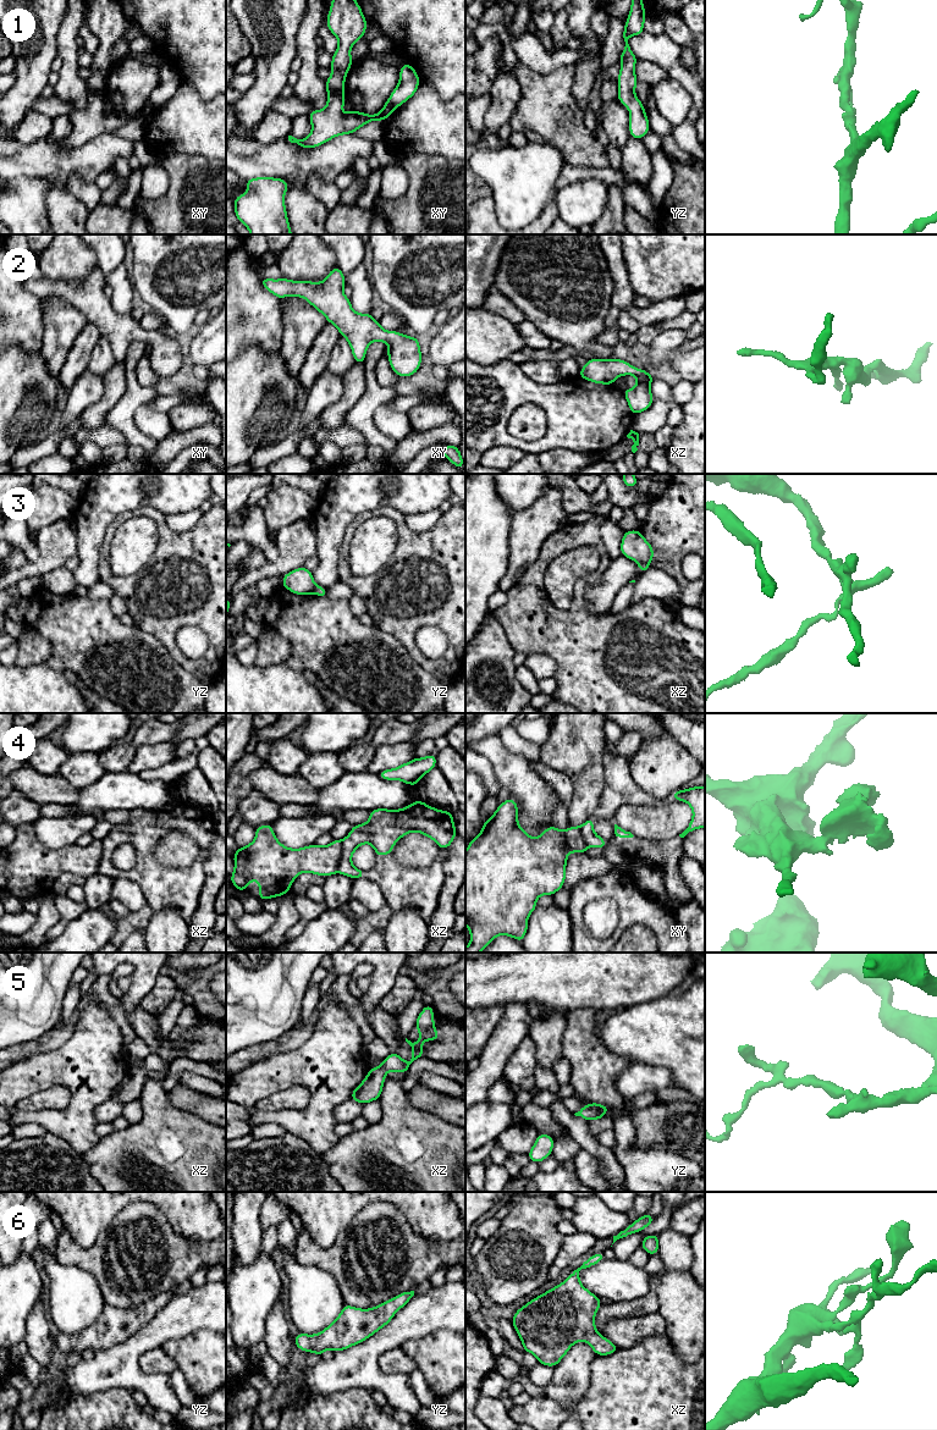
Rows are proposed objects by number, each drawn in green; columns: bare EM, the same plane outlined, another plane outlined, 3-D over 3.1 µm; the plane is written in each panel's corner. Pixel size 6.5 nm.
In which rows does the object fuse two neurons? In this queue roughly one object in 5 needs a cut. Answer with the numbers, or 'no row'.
3, 4

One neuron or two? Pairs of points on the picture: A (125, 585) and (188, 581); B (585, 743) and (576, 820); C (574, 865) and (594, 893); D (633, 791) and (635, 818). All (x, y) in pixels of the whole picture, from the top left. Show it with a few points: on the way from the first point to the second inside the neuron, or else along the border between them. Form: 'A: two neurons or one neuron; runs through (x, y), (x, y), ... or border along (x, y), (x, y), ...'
A: one neuron; runs through (141, 585), (172, 585)
B: one neuron; runs through (585, 762), (585, 800)
C: two neurons; border along (612, 871), (579, 881), (573, 887), (568, 903)
D: two neurons; border along (663, 804), (622, 805), (612, 821)

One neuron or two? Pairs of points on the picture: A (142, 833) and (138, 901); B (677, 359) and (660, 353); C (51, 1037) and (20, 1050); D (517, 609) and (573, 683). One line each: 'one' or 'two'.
A: two
B: two
C: one
D: one

